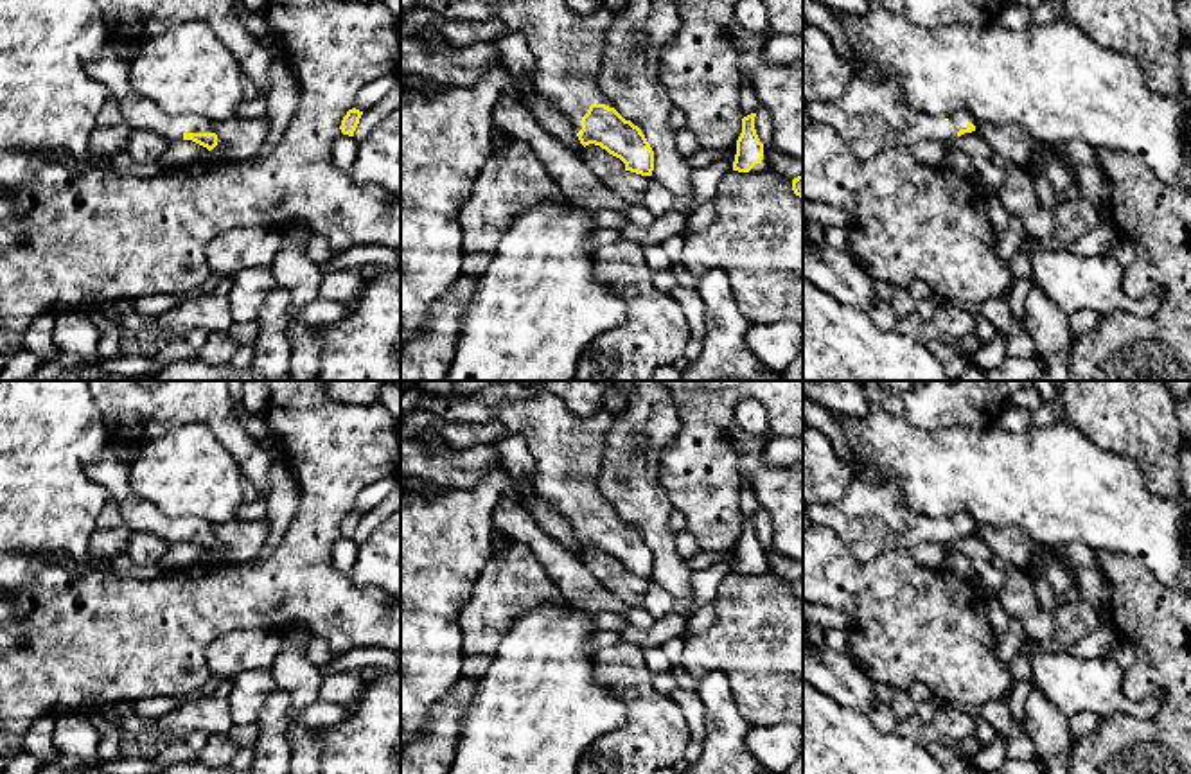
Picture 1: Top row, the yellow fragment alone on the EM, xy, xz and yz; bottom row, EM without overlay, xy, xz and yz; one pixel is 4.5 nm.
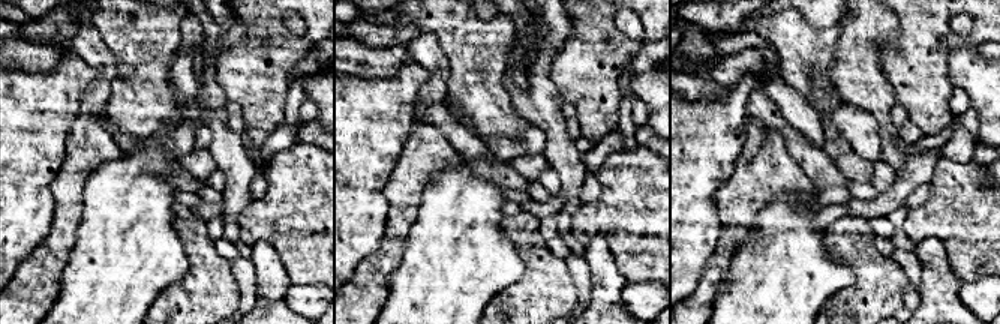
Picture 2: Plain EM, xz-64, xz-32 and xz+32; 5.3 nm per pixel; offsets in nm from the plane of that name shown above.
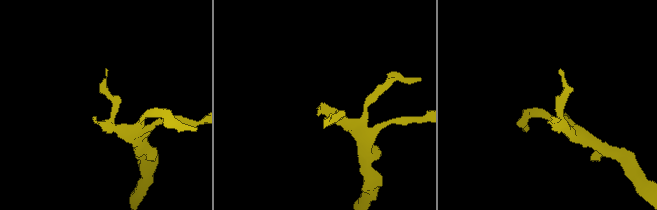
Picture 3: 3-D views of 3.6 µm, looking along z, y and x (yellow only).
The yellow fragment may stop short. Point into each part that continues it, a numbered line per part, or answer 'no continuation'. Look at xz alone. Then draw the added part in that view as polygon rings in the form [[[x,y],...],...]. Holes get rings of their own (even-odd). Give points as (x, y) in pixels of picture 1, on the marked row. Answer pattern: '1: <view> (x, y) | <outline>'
1: xz (568, 49) | [[[420,0],[420,7],[449,20],[496,18],[519,32],[535,56],[534,88],[571,124],[582,129],[591,104],[613,108],[598,86],[613,11],[575,14],[566,0]]]

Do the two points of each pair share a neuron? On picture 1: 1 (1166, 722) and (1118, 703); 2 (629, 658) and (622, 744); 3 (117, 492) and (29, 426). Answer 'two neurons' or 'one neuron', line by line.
1: two neurons
2: one neuron
3: two neurons

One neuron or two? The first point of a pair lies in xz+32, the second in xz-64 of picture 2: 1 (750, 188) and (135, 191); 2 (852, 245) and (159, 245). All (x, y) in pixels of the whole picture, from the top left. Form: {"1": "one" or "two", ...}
{"1": "two", "2": "two"}

